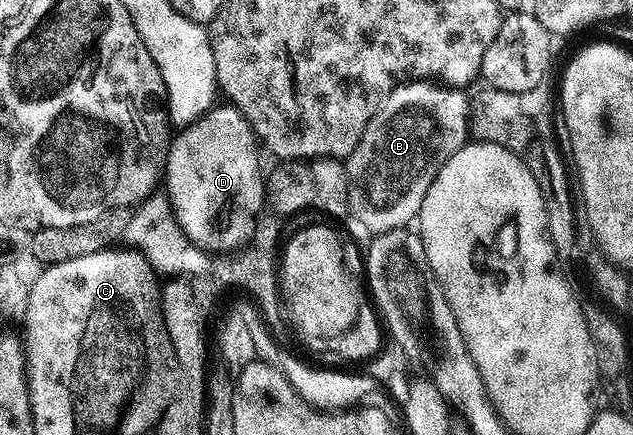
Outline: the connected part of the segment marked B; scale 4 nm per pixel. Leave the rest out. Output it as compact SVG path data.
M411 81L402 83L376 109L368 121L356 149L346 156L348 173L348 201L350 215L358 218L370 233L391 231L413 224L418 218L424 197L436 181L436 173L464 144L468 142L470 99L465 90L448 87L437 81Z

